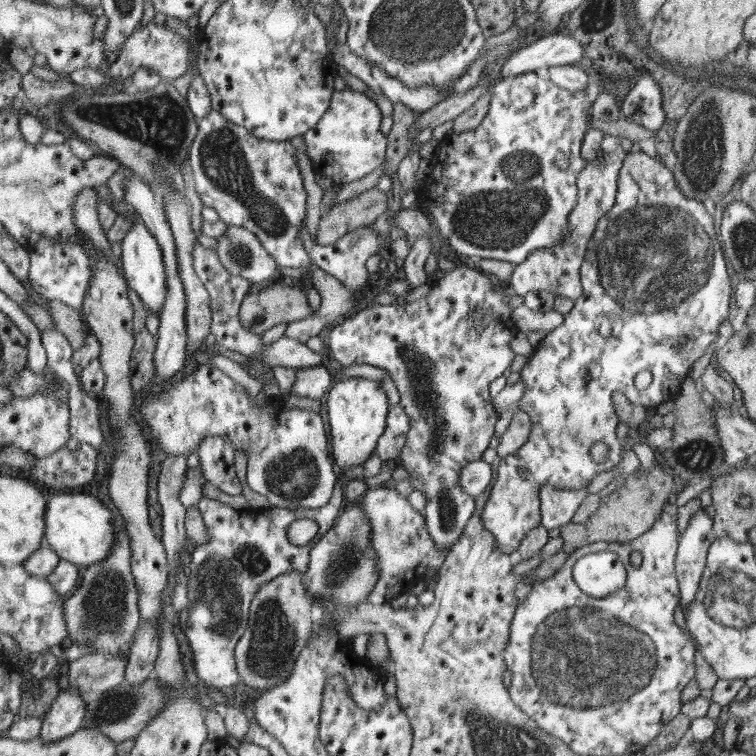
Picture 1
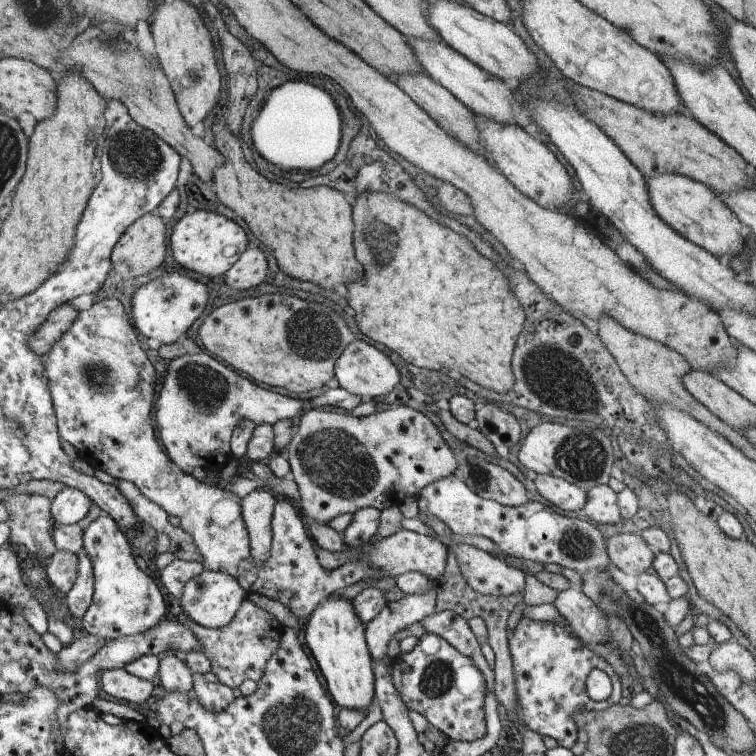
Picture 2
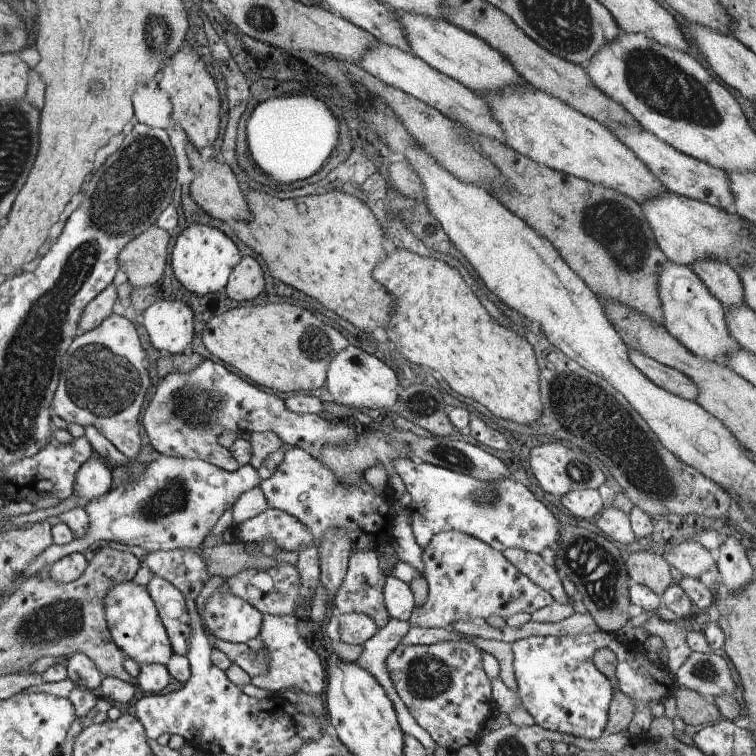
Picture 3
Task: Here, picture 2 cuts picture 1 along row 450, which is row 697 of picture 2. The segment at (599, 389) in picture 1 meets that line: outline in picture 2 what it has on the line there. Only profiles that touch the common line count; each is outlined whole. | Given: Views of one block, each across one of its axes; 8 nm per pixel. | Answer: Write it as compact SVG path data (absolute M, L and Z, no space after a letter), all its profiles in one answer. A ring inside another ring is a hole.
M523 616L515 629L508 631L508 642L517 690L515 716L524 729L550 736L561 747L570 749L577 742L574 712L580 709L606 710L620 702L622 682L616 668L584 645L564 623L533 621ZM593 668L603 670L611 678L613 691L608 700L596 702L588 696L586 679Z

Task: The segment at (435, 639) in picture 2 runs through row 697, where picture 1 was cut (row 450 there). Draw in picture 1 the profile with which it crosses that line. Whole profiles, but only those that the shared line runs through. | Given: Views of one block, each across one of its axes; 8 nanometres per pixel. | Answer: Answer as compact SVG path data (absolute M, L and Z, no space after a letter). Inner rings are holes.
M458 264L452 273L444 272L428 297L401 306L369 306L338 321L329 334L328 346L337 362L344 367L368 364L382 368L396 384L399 405L410 418L410 429L399 460L408 471L412 486L426 496L426 507L422 513L427 518L428 531L440 551L452 549L476 510L474 497L458 485L460 470L478 460L484 454L484 448L488 448L488 438L492 438L496 424L488 384L502 376L516 356L510 348L510 340L518 333L514 328L516 308L511 306L507 292L497 290L497 282L512 292L509 282L502 277Z

